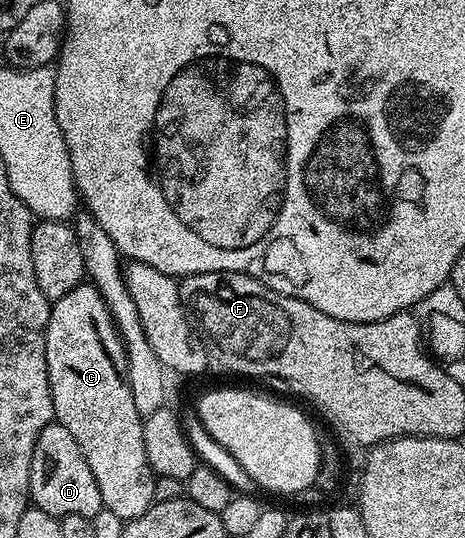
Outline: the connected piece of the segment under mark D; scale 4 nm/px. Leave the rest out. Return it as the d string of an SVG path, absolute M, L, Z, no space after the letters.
M54 423L39 431L39 439L35 439L35 451L31 451L29 499L36 508L58 519L67 515L93 518L102 509L95 475L91 475L91 467L87 467L87 459L67 427Z

